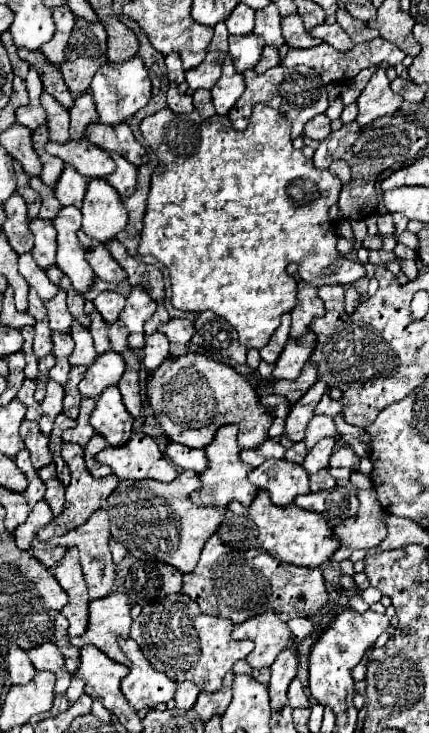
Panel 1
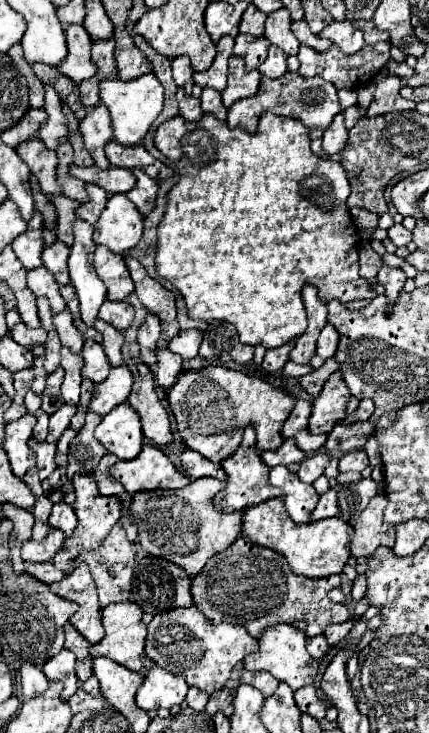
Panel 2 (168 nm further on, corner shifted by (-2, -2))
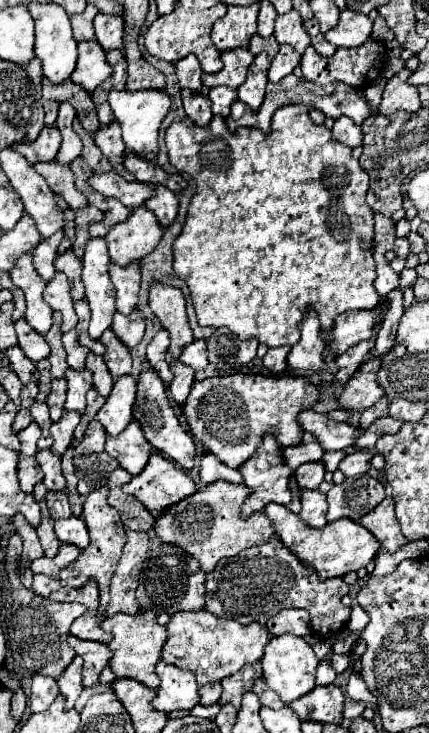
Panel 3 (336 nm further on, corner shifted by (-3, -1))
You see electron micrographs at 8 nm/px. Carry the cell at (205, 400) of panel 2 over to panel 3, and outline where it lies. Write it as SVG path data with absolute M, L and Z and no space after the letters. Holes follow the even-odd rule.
M230 375L230 377L212 377L204 381L196 381L192 385L192 391L186 399L186 405L182 407L184 417L190 425L190 433L220 461L224 461L228 467L240 467L246 459L252 457L252 453L260 447L262 437L266 433L272 433L282 447L294 447L302 441L304 429L298 423L298 413L312 409L320 399L320 389L312 385L306 377L300 375L280 375L280 377L266 377L266 375Z

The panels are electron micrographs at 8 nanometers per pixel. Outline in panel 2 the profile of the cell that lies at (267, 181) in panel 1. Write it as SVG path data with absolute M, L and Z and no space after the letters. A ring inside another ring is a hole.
M203 114L203 118L199 122L187 122L181 116L175 116L167 122L163 122L157 130L155 130L155 146L157 150L167 156L177 172L179 172L179 182L169 190L167 194L167 208L163 214L163 220L157 226L157 250L155 250L155 268L157 274L163 276L165 280L169 280L183 296L185 304L187 304L187 314L189 318L195 320L225 320L231 322L243 344L249 346L265 346L265 348L277 348L283 346L285 342L289 342L291 338L297 338L299 334L303 334L303 330L307 328L307 316L305 316L305 306L301 300L301 288L305 282L313 284L315 288L319 288L319 296L323 302L329 300L339 300L339 302L349 302L349 300L357 300L357 298L375 298L377 292L369 290L369 282L365 282L359 276L359 258L357 258L357 250L359 250L359 234L357 232L347 232L347 228L351 226L351 214L349 208L345 206L345 200L351 192L349 188L349 180L345 176L345 170L331 160L323 160L319 156L315 156L309 148L309 130L297 120L297 118L281 118L275 114L263 114L259 120L259 128L255 134L249 134L245 130L231 130L227 126L227 122L217 120L213 114Z

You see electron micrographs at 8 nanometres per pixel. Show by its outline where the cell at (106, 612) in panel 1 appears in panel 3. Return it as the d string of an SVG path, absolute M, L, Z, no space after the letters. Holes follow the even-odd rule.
M148 609L144 613L136 613L136 615L118 613L118 615L106 617L102 621L102 629L114 635L114 639L108 643L108 647L114 653L114 657L110 661L112 671L120 679L122 677L124 679L134 679L134 681L140 681L142 685L146 685L150 689L156 689L156 685L160 685L160 679L156 675L156 663L160 661L162 647L168 639L168 631L162 625L158 625L156 613L152 609Z

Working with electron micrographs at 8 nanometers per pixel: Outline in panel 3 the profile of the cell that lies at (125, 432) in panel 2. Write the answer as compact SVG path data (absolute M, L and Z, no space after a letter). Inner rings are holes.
M132 421L124 433L106 439L106 453L112 455L130 475L138 475L152 455L152 445L146 441L140 425Z

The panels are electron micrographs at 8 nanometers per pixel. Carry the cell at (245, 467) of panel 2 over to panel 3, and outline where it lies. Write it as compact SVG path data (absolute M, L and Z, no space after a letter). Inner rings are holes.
M264 435L264 441L260 445L260 449L256 449L254 457L250 457L242 467L240 473L244 477L244 485L248 485L252 489L252 497L248 497L248 501L244 501L244 509L242 509L242 517L250 517L252 513L264 511L264 507L268 503L280 503L280 505L288 505L290 503L290 487L288 481L294 475L294 471L286 465L284 457L282 457L282 447L278 445L274 435Z

